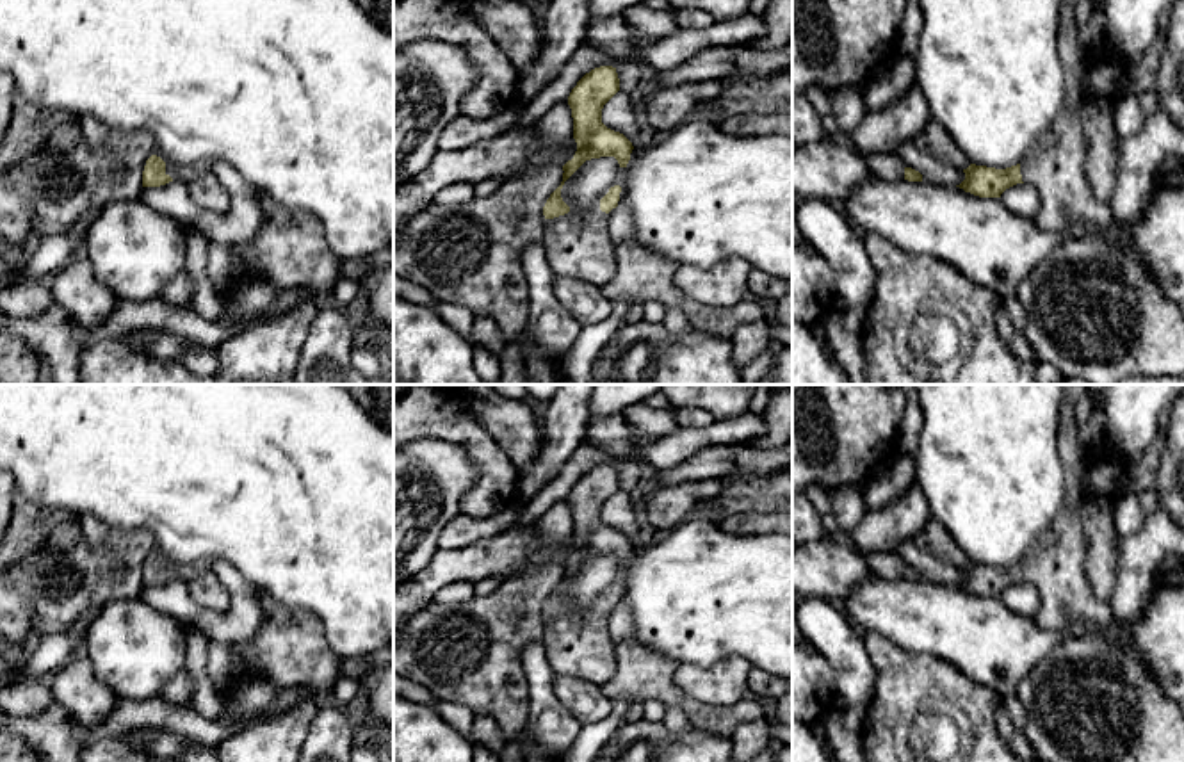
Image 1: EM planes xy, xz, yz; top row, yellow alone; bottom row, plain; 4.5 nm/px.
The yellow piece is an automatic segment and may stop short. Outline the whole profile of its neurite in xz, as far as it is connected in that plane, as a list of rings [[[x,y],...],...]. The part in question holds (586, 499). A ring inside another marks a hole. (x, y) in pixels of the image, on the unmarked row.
[[[600,465],[586,472],[568,495],[577,550],[563,564],[563,580],[543,605],[545,659],[559,677],[573,677],[604,685],[616,671],[616,648],[611,637],[609,611],[618,605],[621,586],[614,584],[600,598],[600,609],[573,612],[561,596],[564,580],[586,561],[614,555],[627,566],[632,541],[602,522],[604,504],[620,490],[616,466]]]

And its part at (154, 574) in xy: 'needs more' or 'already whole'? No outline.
needs more

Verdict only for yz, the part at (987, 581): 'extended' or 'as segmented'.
extended

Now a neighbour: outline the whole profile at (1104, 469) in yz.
[[[1106,434],[1084,449],[1083,500],[1106,499],[1113,506],[1122,497],[1129,461],[1118,452]]]

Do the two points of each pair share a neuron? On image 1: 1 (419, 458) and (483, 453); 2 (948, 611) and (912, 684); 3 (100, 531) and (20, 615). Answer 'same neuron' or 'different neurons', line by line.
1: different neurons
2: different neurons
3: different neurons

